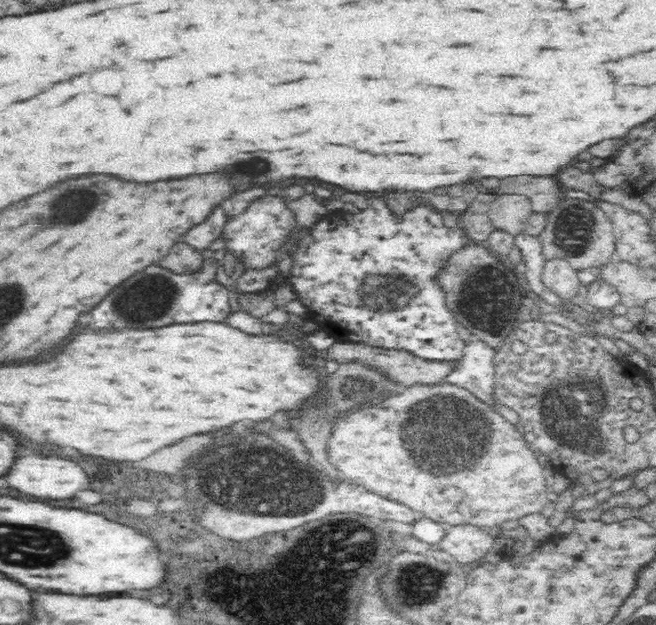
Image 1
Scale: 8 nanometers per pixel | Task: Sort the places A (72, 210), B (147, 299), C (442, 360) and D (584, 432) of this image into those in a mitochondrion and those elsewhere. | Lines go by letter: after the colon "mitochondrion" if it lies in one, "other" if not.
A: mitochondrion
B: mitochondrion
C: other
D: mitochondrion

